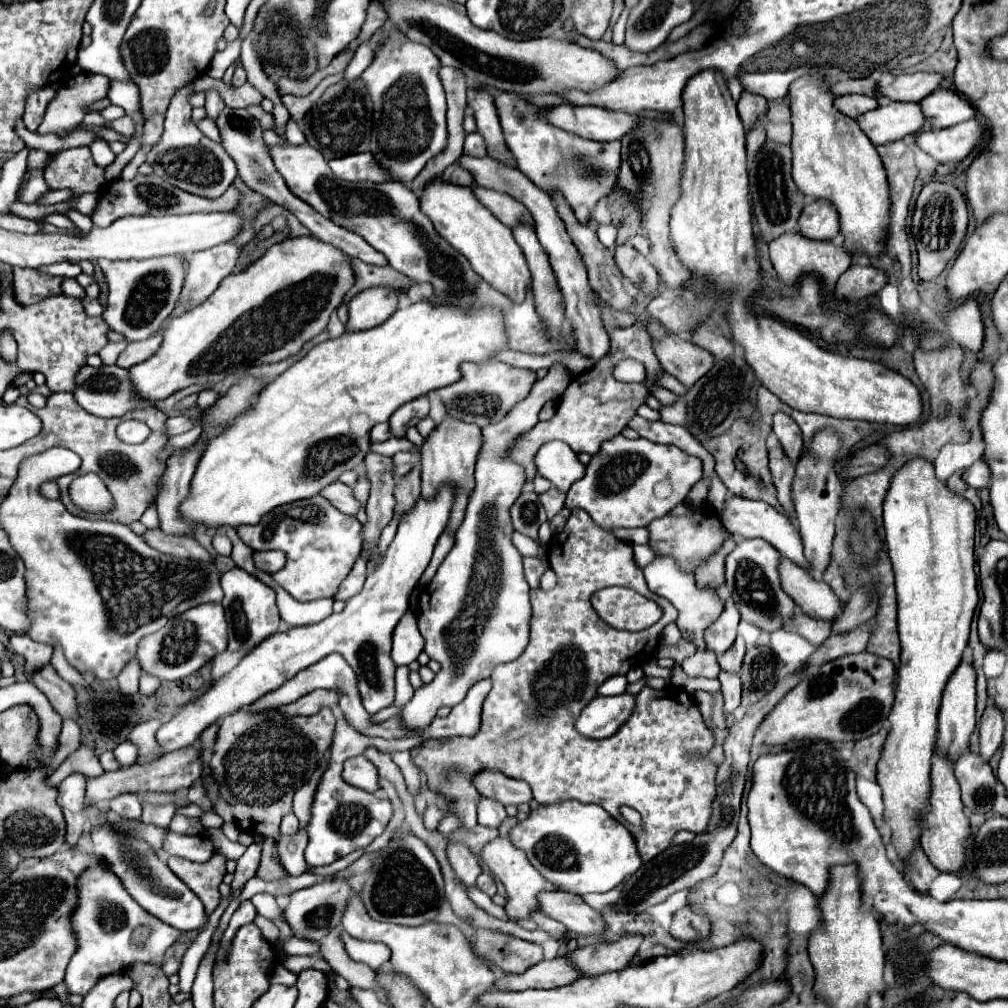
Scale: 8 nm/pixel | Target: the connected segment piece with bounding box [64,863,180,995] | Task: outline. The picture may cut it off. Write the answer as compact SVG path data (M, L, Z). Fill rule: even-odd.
M90 865L76 883L78 889L78 899L76 899L76 907L70 919L78 949L72 955L68 967L66 967L66 977L64 983L68 985L70 993L78 993L78 995L86 995L92 985L96 985L96 981L100 977L118 973L128 969L132 963L158 963L164 957L164 951L178 939L178 929L162 923L160 919L152 917L150 913L146 913L144 909L140 909L140 905L136 905L136 901L132 901L128 897L128 893L124 891L124 887L120 885L118 877L104 869L104 865ZM138 925L146 925L152 929L152 935L148 939L148 949L144 947L132 947L130 943L130 935Z

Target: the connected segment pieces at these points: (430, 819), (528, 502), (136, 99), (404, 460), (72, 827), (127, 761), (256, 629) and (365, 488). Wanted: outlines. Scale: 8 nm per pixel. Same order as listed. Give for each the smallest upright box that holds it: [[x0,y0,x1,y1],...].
[[424,805,446,831],[510,491,548,539],[108,81,144,135],[392,451,420,479],[58,775,88,847],[114,741,138,765],[220,567,280,651],[353,474,370,506]]

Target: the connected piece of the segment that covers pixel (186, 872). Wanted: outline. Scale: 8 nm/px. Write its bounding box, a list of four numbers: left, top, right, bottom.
[168,852,227,915]

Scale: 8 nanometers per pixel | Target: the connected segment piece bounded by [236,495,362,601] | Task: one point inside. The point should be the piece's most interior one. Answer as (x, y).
(321, 544)

